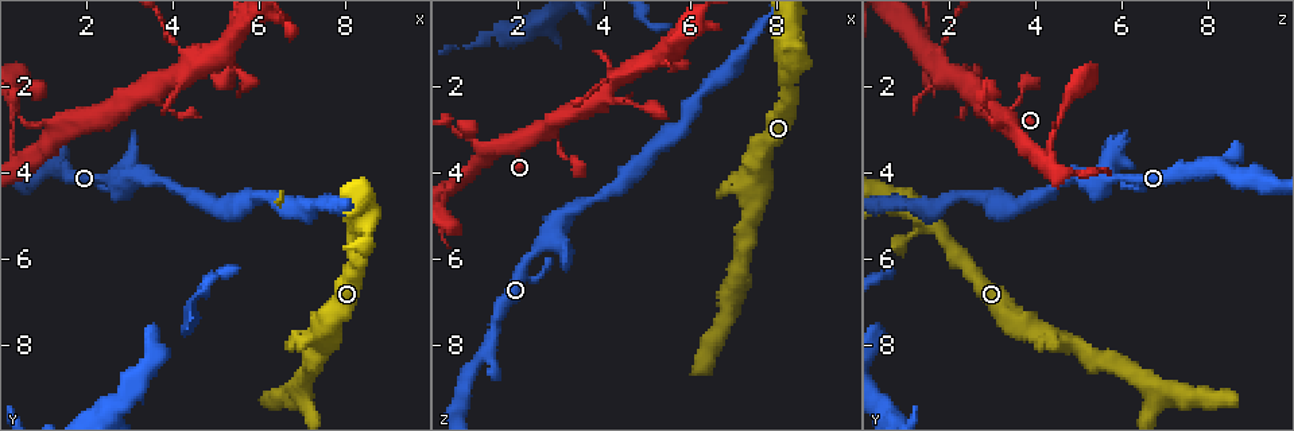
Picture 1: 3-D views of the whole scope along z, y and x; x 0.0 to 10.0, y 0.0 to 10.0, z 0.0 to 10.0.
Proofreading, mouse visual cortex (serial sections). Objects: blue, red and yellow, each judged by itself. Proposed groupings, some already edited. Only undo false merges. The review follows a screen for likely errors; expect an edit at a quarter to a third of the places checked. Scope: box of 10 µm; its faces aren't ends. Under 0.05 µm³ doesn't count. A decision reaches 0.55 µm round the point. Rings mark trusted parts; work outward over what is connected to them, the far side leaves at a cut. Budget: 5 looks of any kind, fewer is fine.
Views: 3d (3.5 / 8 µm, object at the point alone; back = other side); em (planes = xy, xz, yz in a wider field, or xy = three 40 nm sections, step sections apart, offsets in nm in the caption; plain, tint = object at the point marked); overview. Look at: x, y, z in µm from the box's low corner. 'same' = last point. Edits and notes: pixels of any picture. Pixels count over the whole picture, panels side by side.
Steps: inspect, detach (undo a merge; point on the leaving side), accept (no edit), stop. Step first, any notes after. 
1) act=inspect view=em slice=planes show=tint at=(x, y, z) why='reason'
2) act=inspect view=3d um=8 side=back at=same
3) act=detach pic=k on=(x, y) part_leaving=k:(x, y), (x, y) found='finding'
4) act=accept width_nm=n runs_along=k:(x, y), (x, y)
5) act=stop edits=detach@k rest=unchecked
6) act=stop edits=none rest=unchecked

act=inspect view=3d um=3.5 at=(4.75, 1.55, 2.40) why='thin neck'

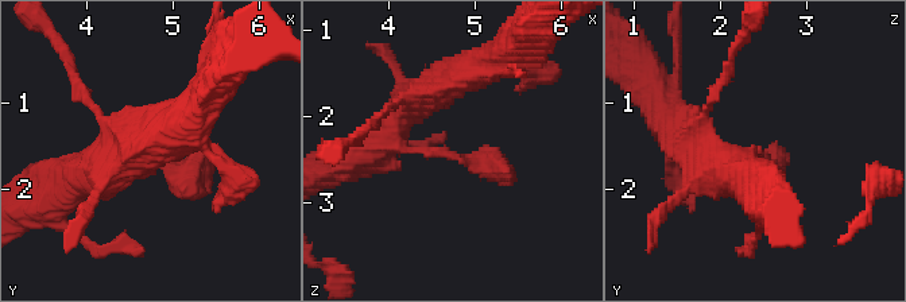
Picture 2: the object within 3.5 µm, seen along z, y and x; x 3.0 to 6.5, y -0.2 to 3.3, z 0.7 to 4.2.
act=inspect view=em slice=xy step=1 show=plain at=(4.80, 1.60, 2.45) why='now the EM'

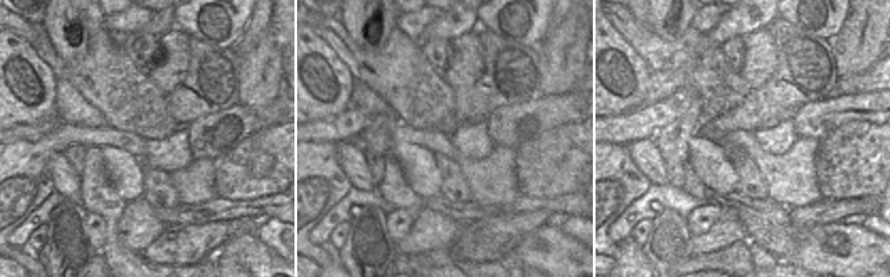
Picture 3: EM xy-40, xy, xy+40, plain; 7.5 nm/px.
act=inspect view=em slice=xy step=1 show=tint at=same why='where the object lies'

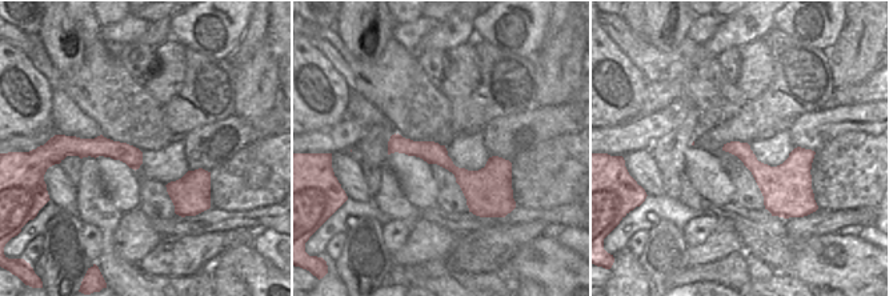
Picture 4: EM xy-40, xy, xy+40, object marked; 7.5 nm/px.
act=accept found='all the same cell'

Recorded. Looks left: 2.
act=inspect view=3d um=3.5 at=(0.65, 3.80, 4.15) why='abrupt turn'

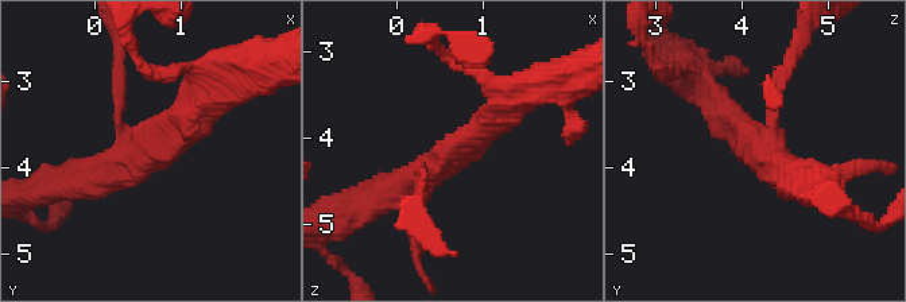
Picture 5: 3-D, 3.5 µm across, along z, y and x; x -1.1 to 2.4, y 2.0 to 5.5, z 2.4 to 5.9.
act=inspect view=em slice=xy step=2 show=tint at=(0.65, 3.75, 4.15) arms=3 arm_widths_nm=150,350,350

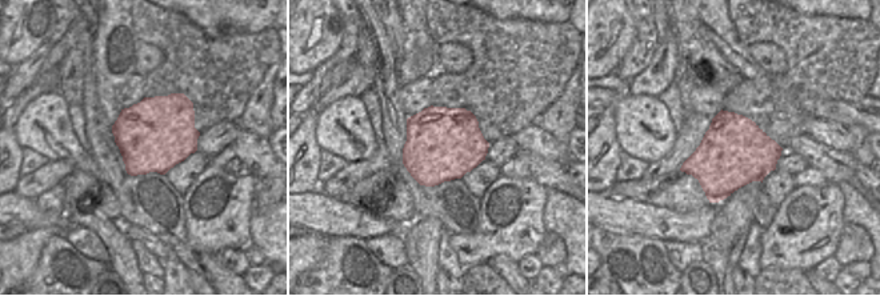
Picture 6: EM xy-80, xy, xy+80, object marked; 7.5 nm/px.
act=accept runs_along=5:(514, 101), (424, 174) found='one cell here'

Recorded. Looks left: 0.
act=stop edits=none rest=unchecked

